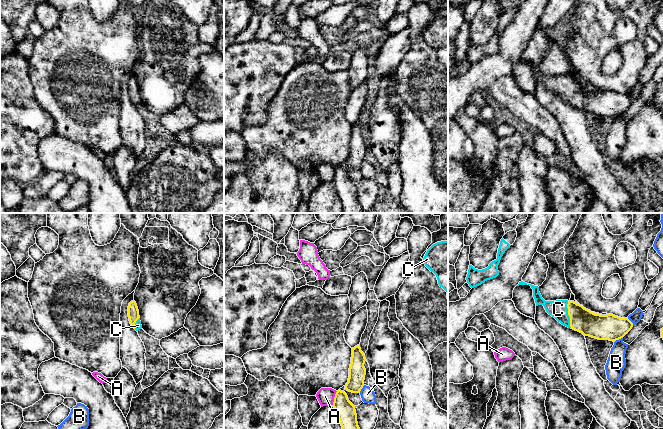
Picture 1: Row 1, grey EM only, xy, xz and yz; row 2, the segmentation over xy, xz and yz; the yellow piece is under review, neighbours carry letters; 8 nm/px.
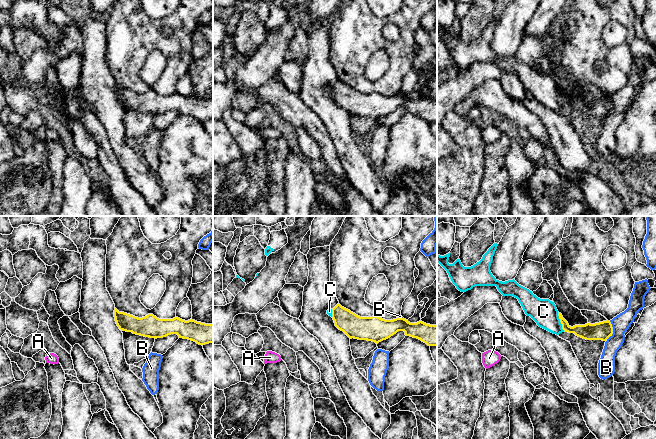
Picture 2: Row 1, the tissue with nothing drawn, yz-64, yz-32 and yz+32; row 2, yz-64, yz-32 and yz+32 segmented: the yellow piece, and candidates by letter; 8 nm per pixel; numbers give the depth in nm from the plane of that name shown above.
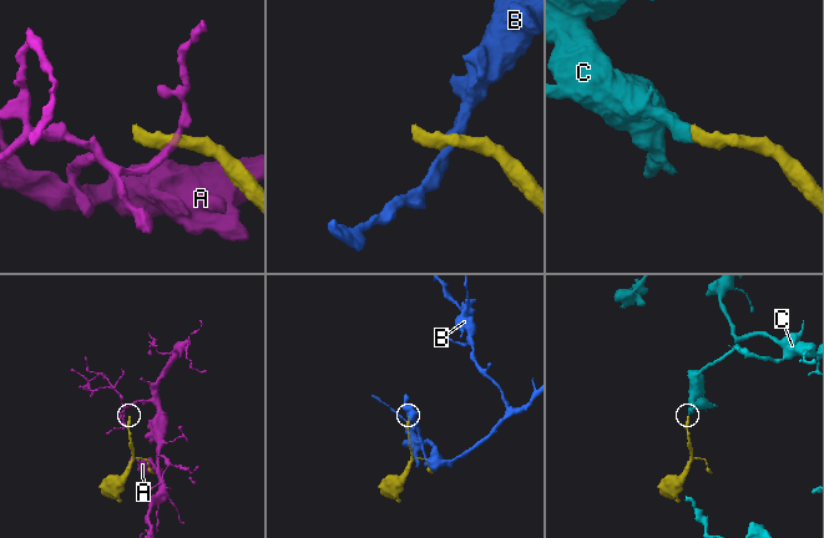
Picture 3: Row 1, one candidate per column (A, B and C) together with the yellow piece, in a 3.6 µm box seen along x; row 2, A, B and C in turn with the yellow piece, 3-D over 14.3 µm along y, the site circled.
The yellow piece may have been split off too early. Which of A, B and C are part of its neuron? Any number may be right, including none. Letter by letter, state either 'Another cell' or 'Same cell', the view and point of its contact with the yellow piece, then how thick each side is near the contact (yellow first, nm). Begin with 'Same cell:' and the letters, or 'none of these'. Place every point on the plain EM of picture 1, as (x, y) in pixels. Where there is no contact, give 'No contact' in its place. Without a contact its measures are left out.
Same cell: C
A: Another cell. Touches yellow at xz (334, 174). Thickness 160 nm (yellow) against 140 nm
B: Another cell. Touches yellow at yz (618, 115). Thickness 200 nm (yellow) against 150 nm
C: Same cell. Touches yellow at yz (568, 90). Thickness 190 nm (yellow) against 150 nm

